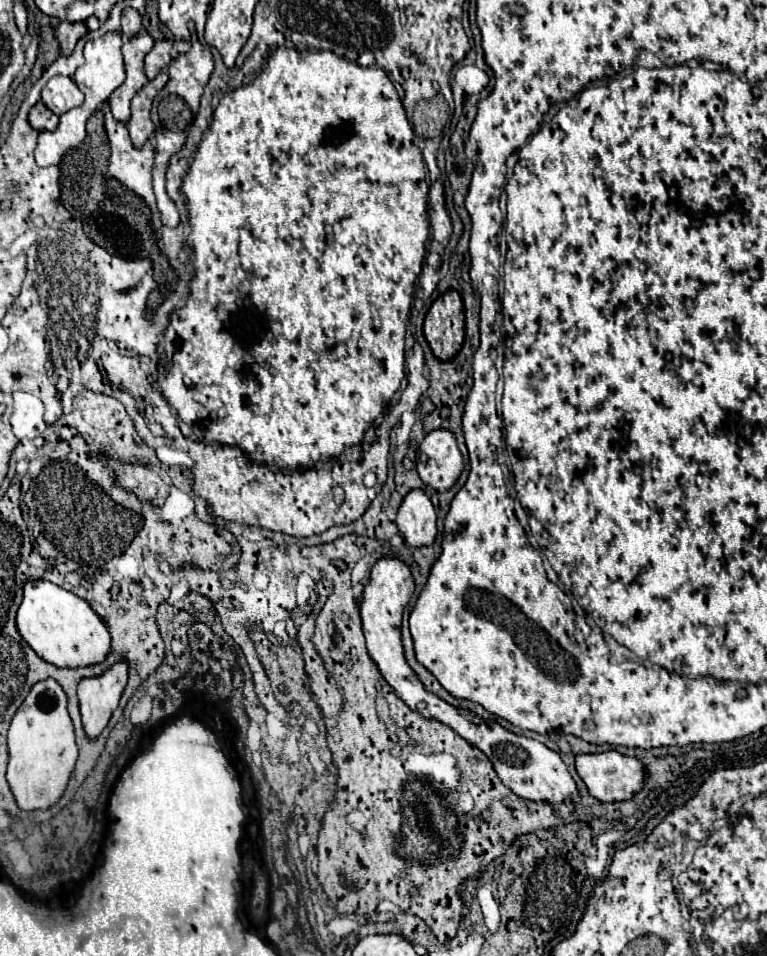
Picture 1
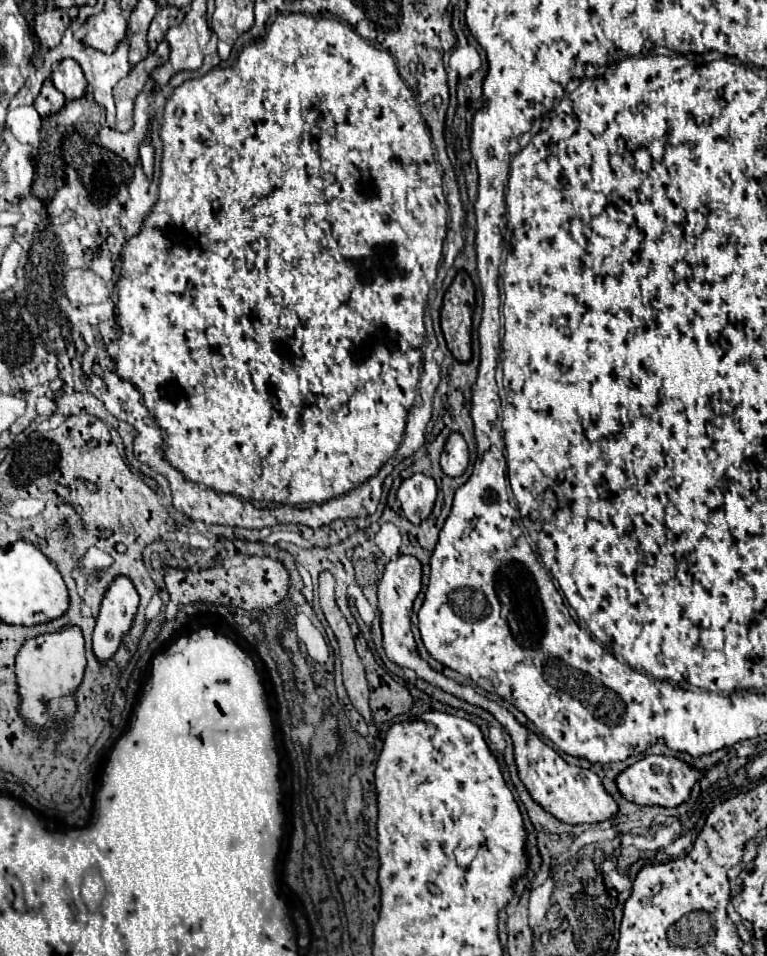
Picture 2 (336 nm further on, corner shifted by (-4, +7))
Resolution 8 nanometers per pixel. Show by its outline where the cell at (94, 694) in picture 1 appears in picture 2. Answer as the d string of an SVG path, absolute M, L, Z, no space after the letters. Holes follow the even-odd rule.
M117 575L103 595L101 611L93 633L93 651L99 661L107 661L119 647L121 637L131 629L139 593L129 577Z

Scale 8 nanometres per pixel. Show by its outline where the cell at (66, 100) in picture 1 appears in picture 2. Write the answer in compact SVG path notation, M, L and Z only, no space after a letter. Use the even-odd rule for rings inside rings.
M63 59L59 63L59 67L53 71L51 81L69 101L83 97L85 87L87 87L87 79L85 79L79 63L73 59Z

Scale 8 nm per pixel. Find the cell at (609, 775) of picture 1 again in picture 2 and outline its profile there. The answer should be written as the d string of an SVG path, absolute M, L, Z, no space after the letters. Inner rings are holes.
M647 755L645 759L637 761L635 765L627 767L619 777L617 777L617 787L621 795L627 801L633 801L637 805L659 805L659 807L677 807L685 803L691 795L691 787L695 781L701 777L701 771L689 767L687 763L675 759L675 757L665 757L665 755Z

